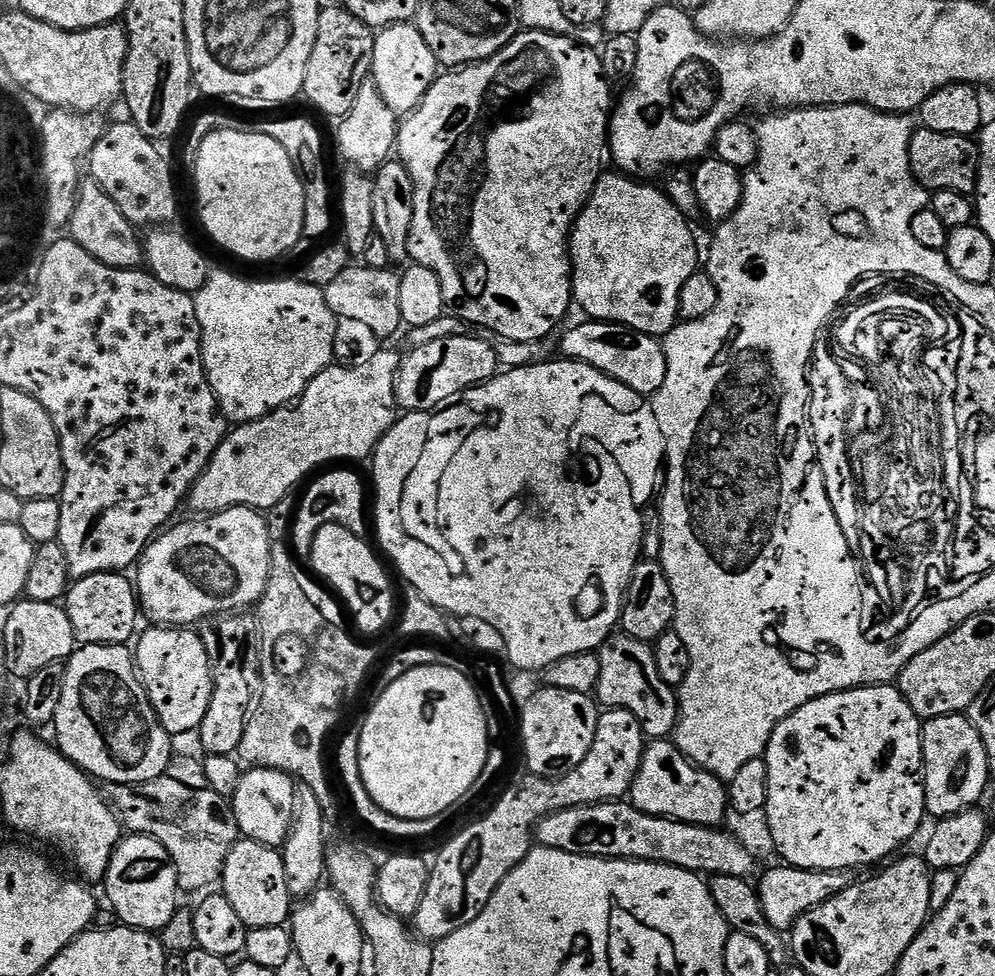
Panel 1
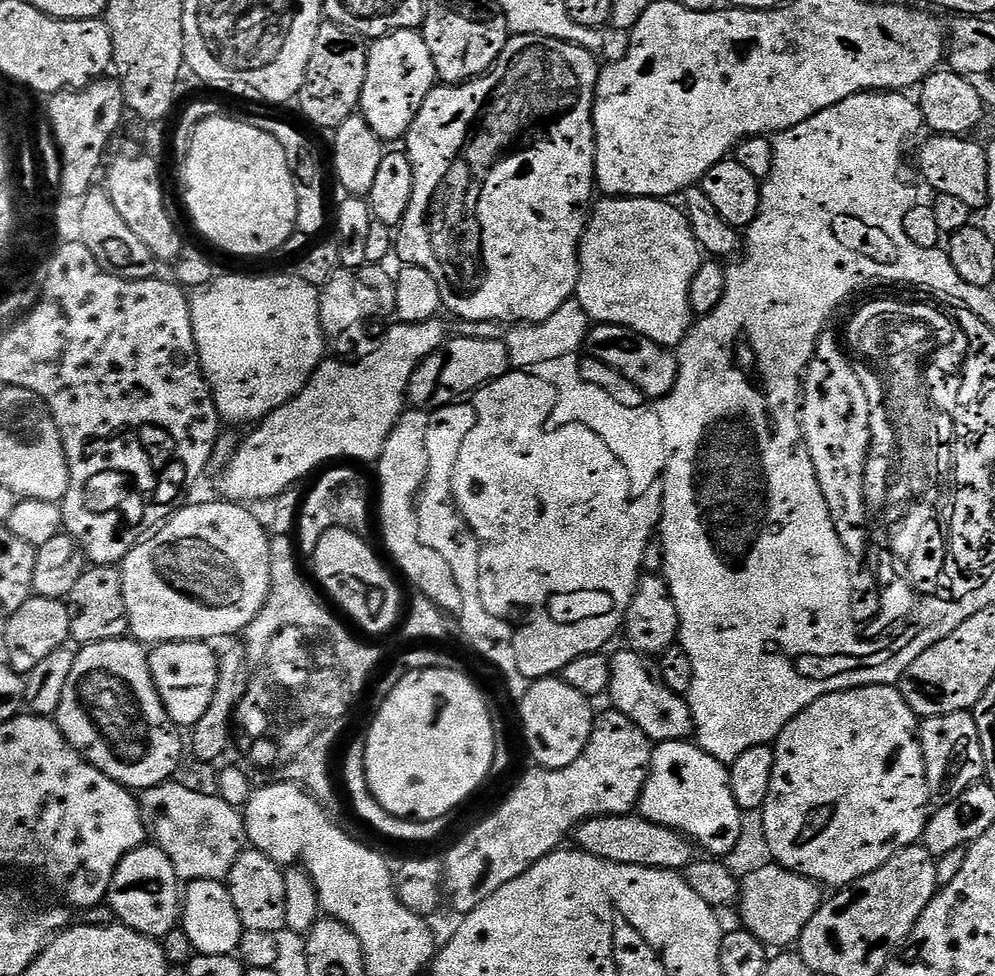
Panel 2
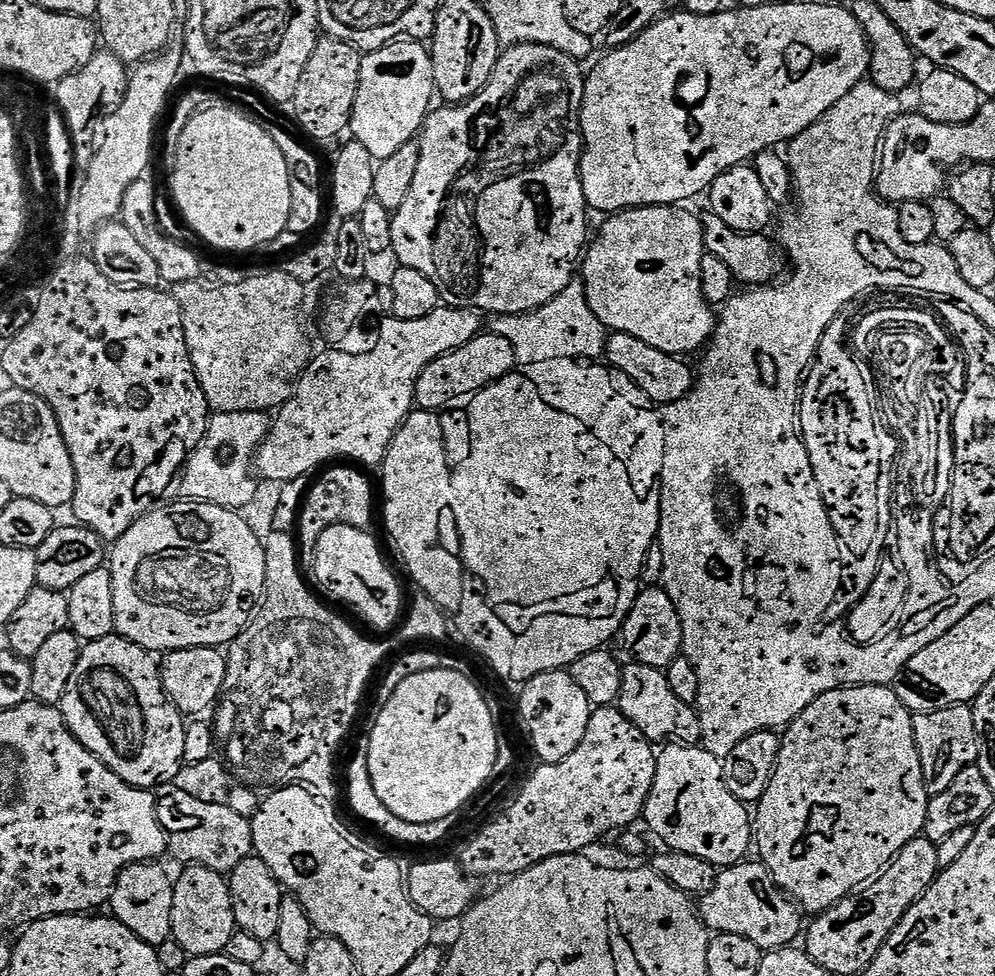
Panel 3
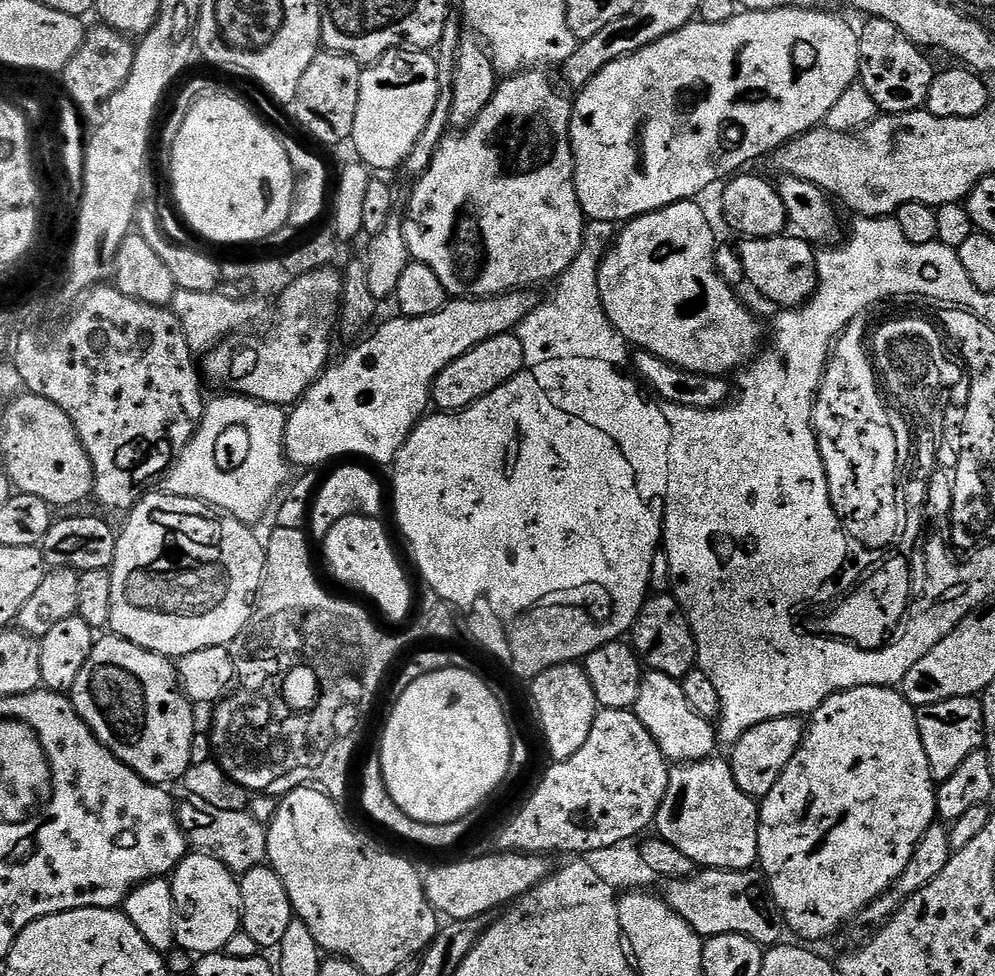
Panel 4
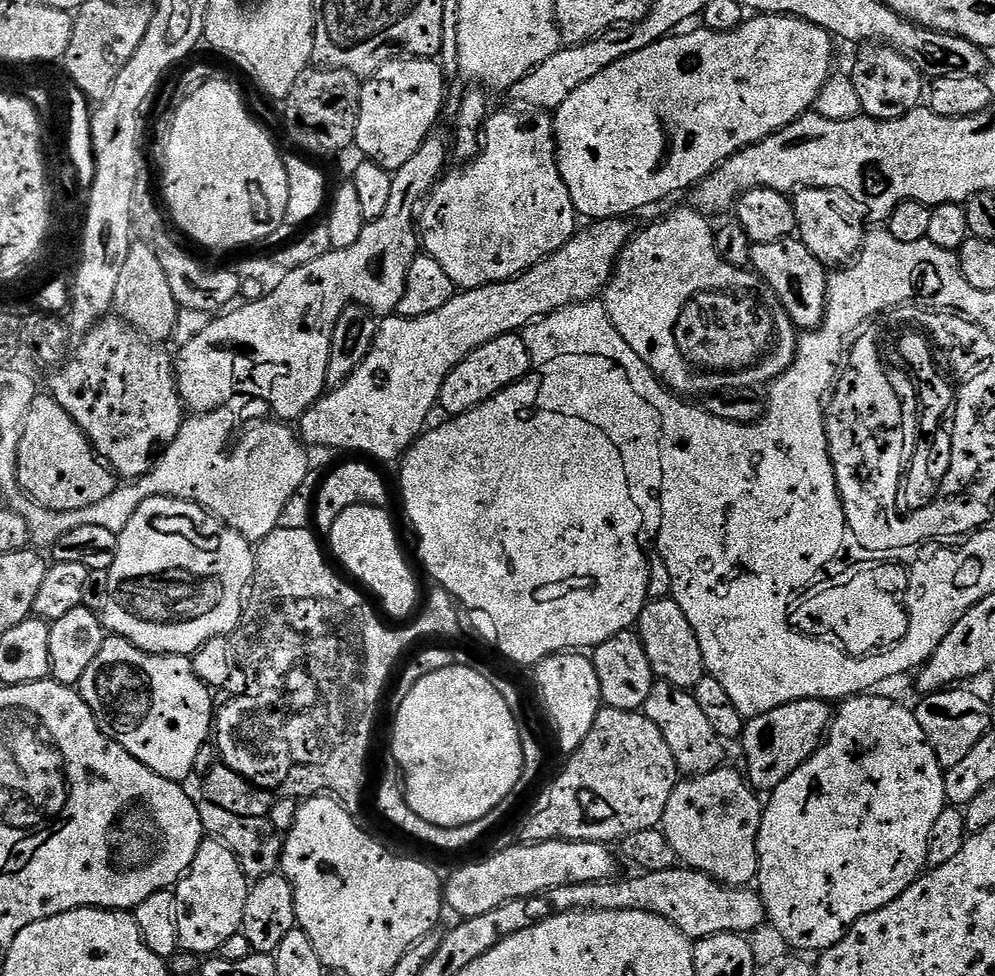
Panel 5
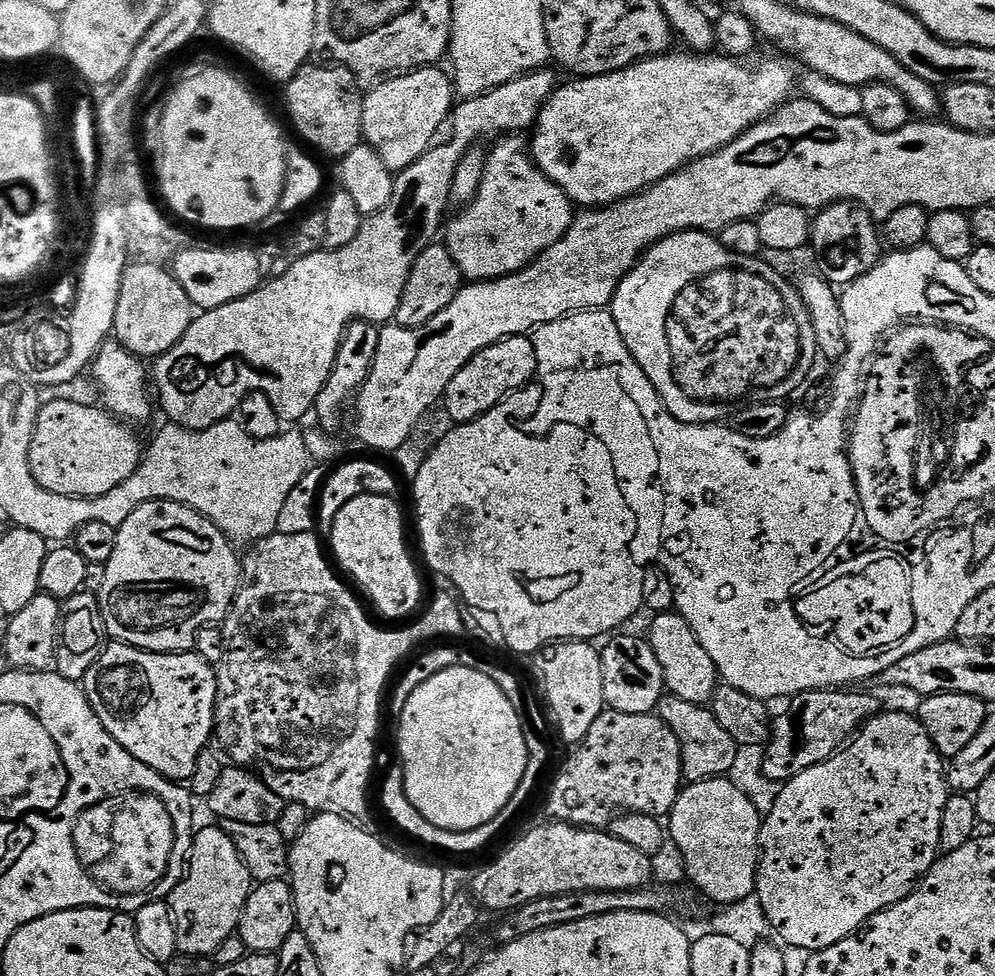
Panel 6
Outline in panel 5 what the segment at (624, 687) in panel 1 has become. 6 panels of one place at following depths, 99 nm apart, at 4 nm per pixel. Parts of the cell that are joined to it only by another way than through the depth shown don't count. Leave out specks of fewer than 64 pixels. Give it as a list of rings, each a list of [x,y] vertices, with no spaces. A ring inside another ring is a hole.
[[[663,682],[653,683],[650,698],[646,698],[642,709],[646,718],[662,730],[662,738],[666,738],[666,746],[670,746],[670,754],[674,754],[677,769],[685,777],[705,776],[725,763],[725,741],[710,726],[706,714],[698,707],[695,695],[689,689],[679,688]]]

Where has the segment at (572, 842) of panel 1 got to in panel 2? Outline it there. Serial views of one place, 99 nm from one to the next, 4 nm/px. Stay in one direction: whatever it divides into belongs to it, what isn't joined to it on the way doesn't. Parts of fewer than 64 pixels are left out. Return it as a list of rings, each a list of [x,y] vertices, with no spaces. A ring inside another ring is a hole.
[[[639,814],[626,816],[595,816],[589,820],[583,820],[576,825],[574,833],[575,847],[581,852],[590,854],[594,858],[602,858],[606,862],[625,864],[626,866],[642,866],[643,868],[667,868],[669,870],[683,870],[692,863],[694,859],[694,845],[688,837],[672,828],[661,824],[655,824]]]

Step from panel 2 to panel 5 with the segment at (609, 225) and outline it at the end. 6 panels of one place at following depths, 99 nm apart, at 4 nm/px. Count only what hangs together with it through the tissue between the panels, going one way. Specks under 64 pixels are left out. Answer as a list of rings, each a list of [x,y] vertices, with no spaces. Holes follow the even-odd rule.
[[[685,206],[654,221],[649,228],[639,229],[620,253],[612,279],[602,293],[610,322],[626,338],[626,346],[646,362],[665,388],[684,398],[704,398],[725,388],[756,390],[759,384],[771,385],[796,357],[798,329],[778,302],[778,294],[755,272],[722,262],[708,220],[707,215]]]

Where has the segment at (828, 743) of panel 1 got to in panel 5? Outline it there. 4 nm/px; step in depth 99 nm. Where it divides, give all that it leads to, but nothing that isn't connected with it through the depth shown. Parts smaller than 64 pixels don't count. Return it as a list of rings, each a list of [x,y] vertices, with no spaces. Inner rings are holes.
[[[876,694],[853,696],[835,709],[826,739],[821,743],[820,748],[805,764],[798,766],[798,770],[794,770],[794,774],[790,774],[786,782],[772,789],[760,813],[760,829],[756,847],[760,863],[758,873],[760,901],[764,904],[767,923],[782,934],[789,949],[799,950],[801,953],[819,954],[827,948],[833,948],[847,934],[849,928],[854,926],[854,922],[858,922],[874,910],[882,910],[882,906],[894,902],[909,886],[920,879],[928,864],[928,847],[930,834],[934,830],[934,822],[938,822],[938,814],[942,814],[942,810],[946,807],[945,769],[940,767],[938,758],[934,754],[934,746],[930,746],[915,711],[911,707],[903,708],[898,701],[891,700],[888,696],[872,695]]]

